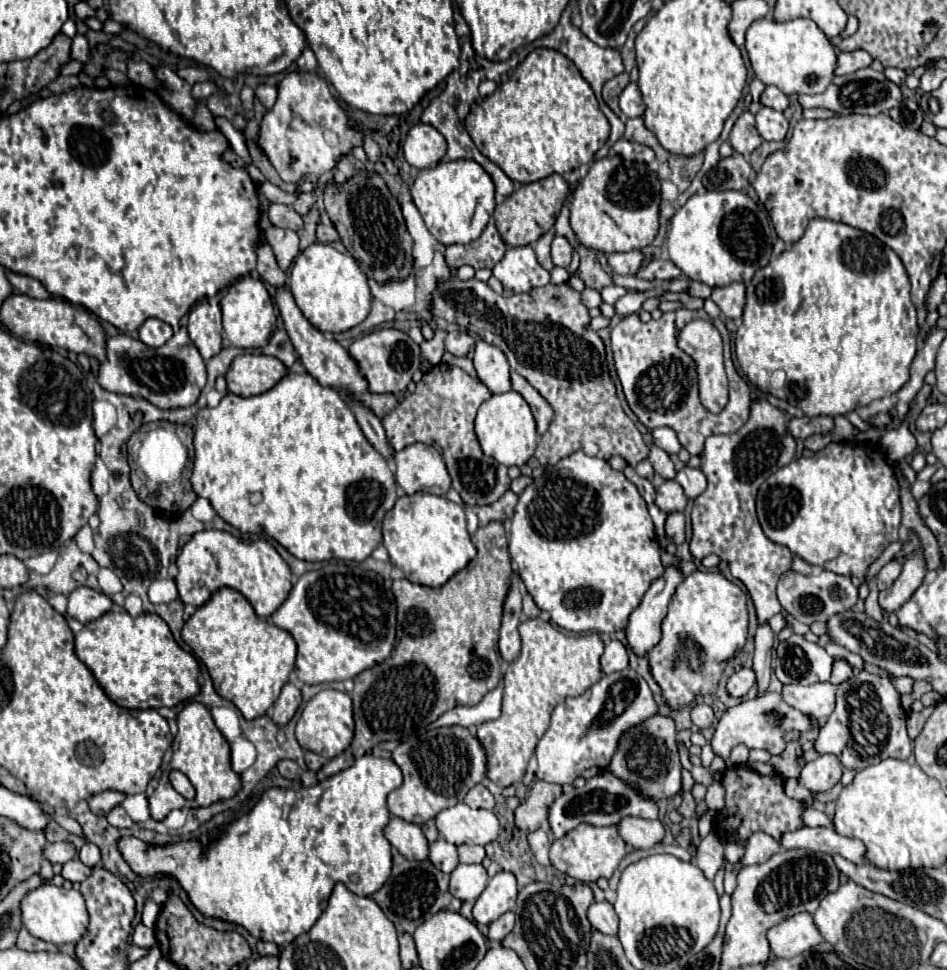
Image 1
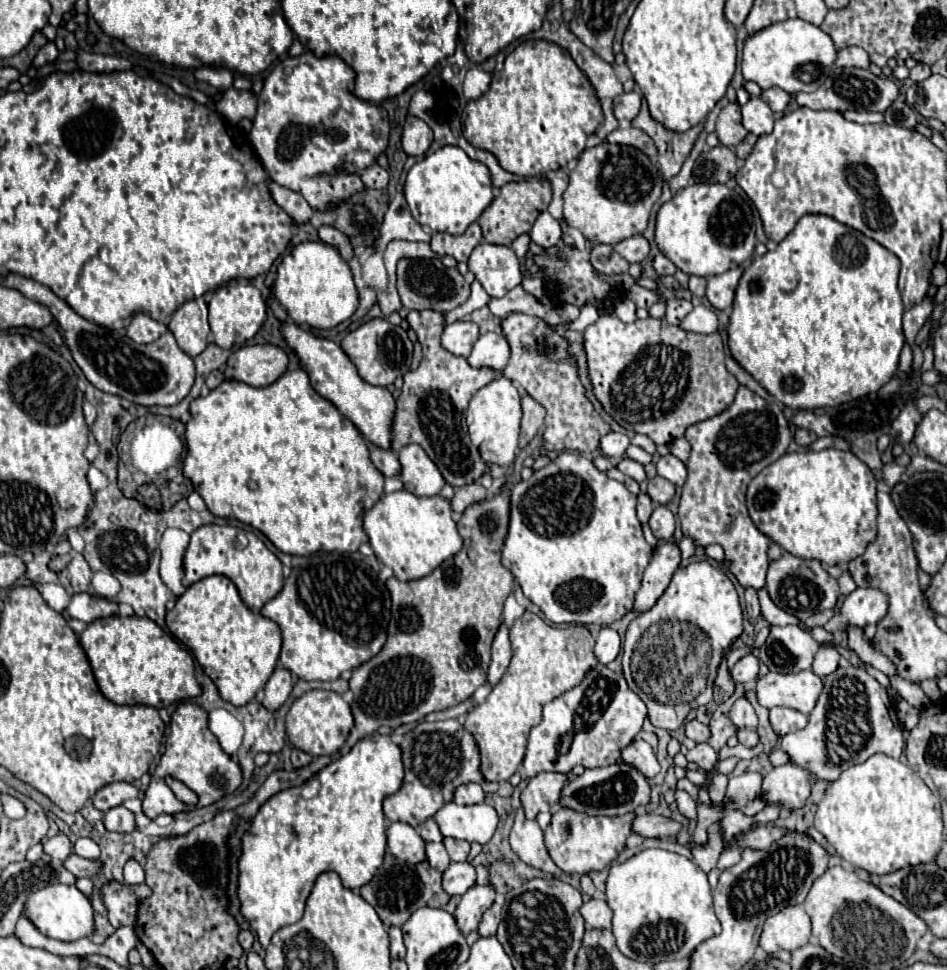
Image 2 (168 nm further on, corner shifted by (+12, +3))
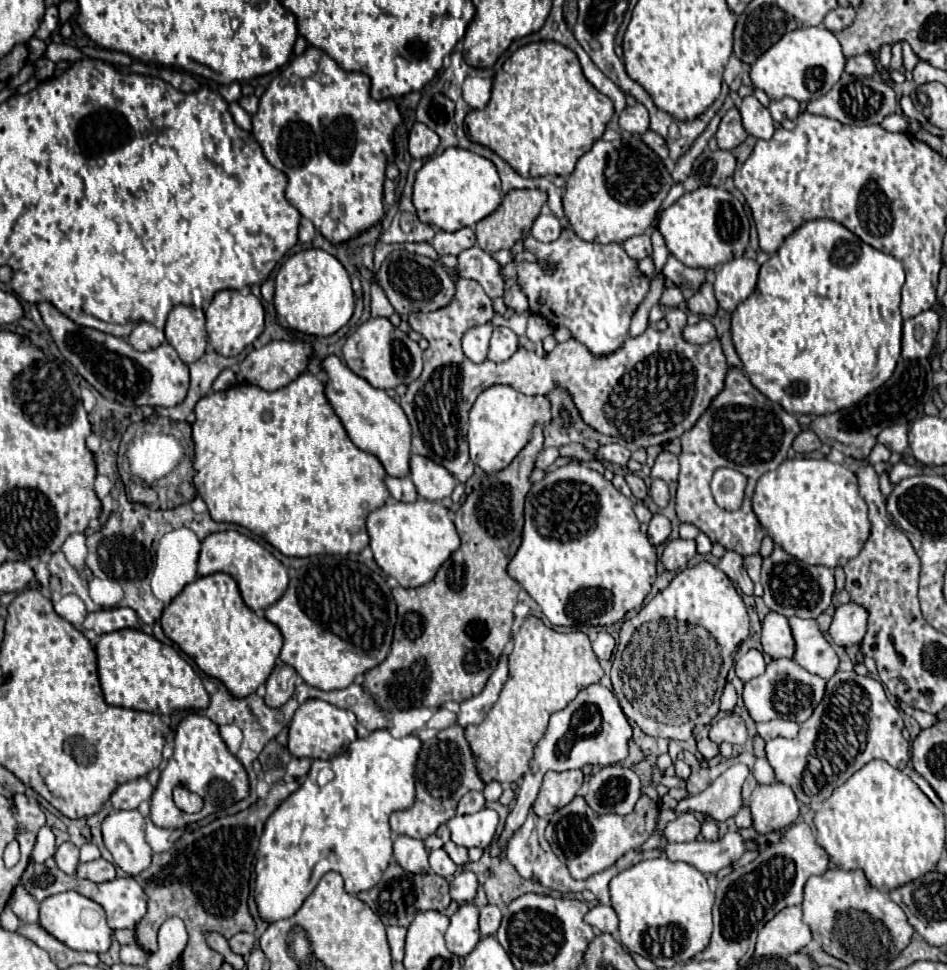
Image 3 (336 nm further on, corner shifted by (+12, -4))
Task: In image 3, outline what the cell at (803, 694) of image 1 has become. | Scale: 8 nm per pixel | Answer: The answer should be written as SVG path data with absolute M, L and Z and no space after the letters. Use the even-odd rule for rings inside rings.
M771 660L765 674L749 680L743 688L743 702L755 722L767 722L773 718L791 720L803 724L821 702L825 692L825 680L821 676L809 674L795 660Z

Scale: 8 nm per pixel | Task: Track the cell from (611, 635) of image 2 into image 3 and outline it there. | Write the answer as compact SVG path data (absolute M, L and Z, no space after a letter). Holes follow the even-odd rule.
M599 632L597 640L593 642L593 652L595 652L595 656L597 656L601 662L607 662L607 660L611 660L611 656L613 656L613 648L615 648L613 636L607 634L607 632Z

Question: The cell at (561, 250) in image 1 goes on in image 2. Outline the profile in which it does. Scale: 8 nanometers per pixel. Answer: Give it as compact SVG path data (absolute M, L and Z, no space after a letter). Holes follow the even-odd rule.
M543 211L537 221L533 223L533 229L529 233L529 237L541 245L541 247L553 247L561 241L561 227L559 227L559 221L551 217L549 211Z

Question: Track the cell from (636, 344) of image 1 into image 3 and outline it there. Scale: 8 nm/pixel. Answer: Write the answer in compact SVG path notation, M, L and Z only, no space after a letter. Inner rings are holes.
M457 280L457 294L455 300L435 312L423 314L423 312L413 312L409 316L409 326L419 332L423 338L427 338L429 348L423 352L423 372L421 376L407 386L407 394L401 396L401 408L409 418L411 432L413 432L413 442L411 442L411 452L425 456L433 460L435 464L443 466L449 470L459 482L467 482L473 476L475 466L469 460L469 446L467 446L467 414L475 402L475 398L483 392L483 388L495 386L495 384L507 384L513 386L515 390L527 394L527 396L545 396L551 392L555 384L565 388L571 396L575 406L579 408L581 418L593 426L601 434L617 436L623 438L625 442L633 442L639 448L647 448L653 444L665 446L673 438L679 438L683 432L691 430L695 422L705 414L705 410L711 406L713 398L723 390L725 386L725 376L727 376L727 362L721 350L721 342L715 338L709 344L703 346L691 346L681 338L681 328L687 324L687 314L679 308L669 308L665 312L667 320L667 330L659 332L653 326L647 326L647 330L639 336L629 336L621 348L617 348L611 354L591 354L591 350L577 342L577 340L567 340L555 346L547 358L537 356L535 352L529 352L525 348L519 348L511 360L495 364L495 362L469 362L463 356L461 350L461 336L467 328L481 326L489 322L489 314L493 312L491 308L491 298L475 284L475 280Z

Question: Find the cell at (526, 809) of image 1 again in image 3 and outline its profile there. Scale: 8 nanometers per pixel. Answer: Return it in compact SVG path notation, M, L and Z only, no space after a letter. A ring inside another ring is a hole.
M567 770L567 772L547 772L539 790L539 796L533 804L537 816L545 818L567 806L581 790L583 772Z

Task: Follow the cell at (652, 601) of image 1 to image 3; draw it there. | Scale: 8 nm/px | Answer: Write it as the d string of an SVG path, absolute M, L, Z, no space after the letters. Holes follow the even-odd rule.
M671 540L661 556L661 564L665 570L681 570L687 566L687 562L695 556L695 542L693 540Z

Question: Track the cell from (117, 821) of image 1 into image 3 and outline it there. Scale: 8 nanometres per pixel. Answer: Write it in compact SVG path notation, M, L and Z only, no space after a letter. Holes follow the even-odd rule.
M137 810L111 812L103 820L103 842L115 864L129 876L141 874L151 864L151 848L145 842L145 818Z

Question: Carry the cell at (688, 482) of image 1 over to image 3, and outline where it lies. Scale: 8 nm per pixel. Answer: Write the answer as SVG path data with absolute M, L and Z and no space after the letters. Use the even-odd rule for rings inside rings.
M663 450L657 460L655 460L655 466L651 468L651 478L661 478L665 480L667 484L671 482L677 482L679 478L679 462L677 462L677 456Z

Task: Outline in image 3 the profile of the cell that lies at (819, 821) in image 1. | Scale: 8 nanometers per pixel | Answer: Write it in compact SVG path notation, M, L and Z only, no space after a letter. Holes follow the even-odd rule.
M743 806L743 808L739 810L739 814L735 816L735 824L737 824L739 830L743 830L743 828L753 828L753 818L751 818L751 812L749 812L747 806Z

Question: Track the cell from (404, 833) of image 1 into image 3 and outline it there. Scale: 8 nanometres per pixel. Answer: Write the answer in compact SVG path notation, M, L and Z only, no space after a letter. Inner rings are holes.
M395 836L393 840L393 856L397 864L415 874L427 874L429 872L429 860L423 846L423 840L415 840L411 836Z

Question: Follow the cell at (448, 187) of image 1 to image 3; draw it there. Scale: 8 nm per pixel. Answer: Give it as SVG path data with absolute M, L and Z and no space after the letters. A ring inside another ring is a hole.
M447 148L443 154L429 158L415 176L413 204L421 222L445 232L457 232L475 226L479 220L495 212L501 202L501 180L495 166L463 148Z

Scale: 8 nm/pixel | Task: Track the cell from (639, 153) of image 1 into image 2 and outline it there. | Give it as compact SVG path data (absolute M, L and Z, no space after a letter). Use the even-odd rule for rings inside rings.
M635 127L615 129L613 133L607 136L606 140L610 143L619 143L619 145L633 145L633 147L641 149L643 153L647 153L651 161L657 161L655 143L653 143L651 137L647 137L647 133L643 133L641 129L635 129Z

